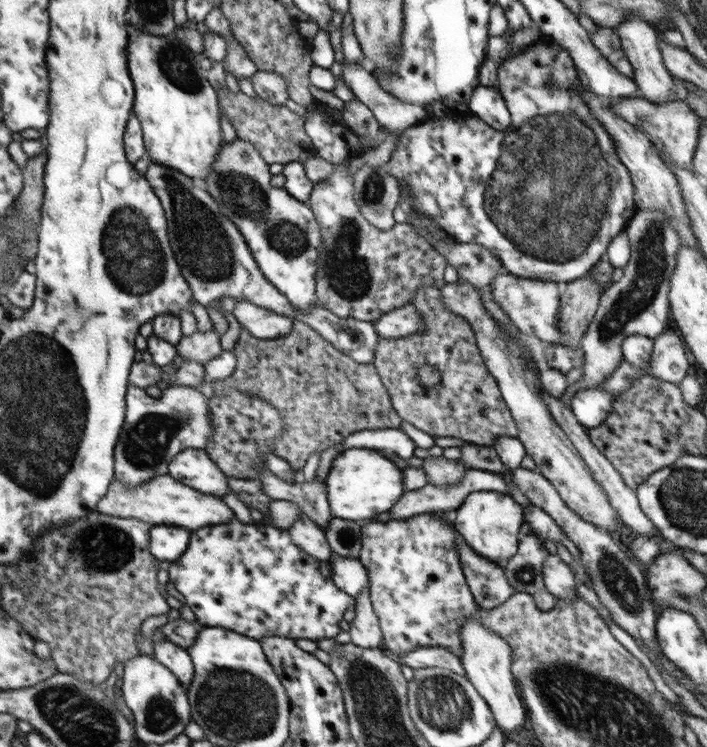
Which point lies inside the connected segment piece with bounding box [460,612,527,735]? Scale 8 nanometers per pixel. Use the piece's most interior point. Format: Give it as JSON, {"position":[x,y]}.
{"position":[486,658]}

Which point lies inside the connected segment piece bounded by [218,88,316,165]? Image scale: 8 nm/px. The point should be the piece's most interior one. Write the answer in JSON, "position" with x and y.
{"position":[278,134]}

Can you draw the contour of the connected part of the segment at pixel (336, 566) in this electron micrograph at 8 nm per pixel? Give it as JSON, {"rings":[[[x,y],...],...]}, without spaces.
{"rings":[[[334,553],[329,564],[332,582],[346,594],[356,598],[362,588],[369,586],[369,576],[360,559],[346,558]]]}

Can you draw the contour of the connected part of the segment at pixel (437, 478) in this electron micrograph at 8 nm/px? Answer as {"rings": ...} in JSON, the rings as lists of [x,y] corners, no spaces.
{"rings":[[[428,455],[423,460],[421,468],[426,473],[427,484],[447,486],[448,484],[458,484],[470,466],[443,455],[439,457]]]}

